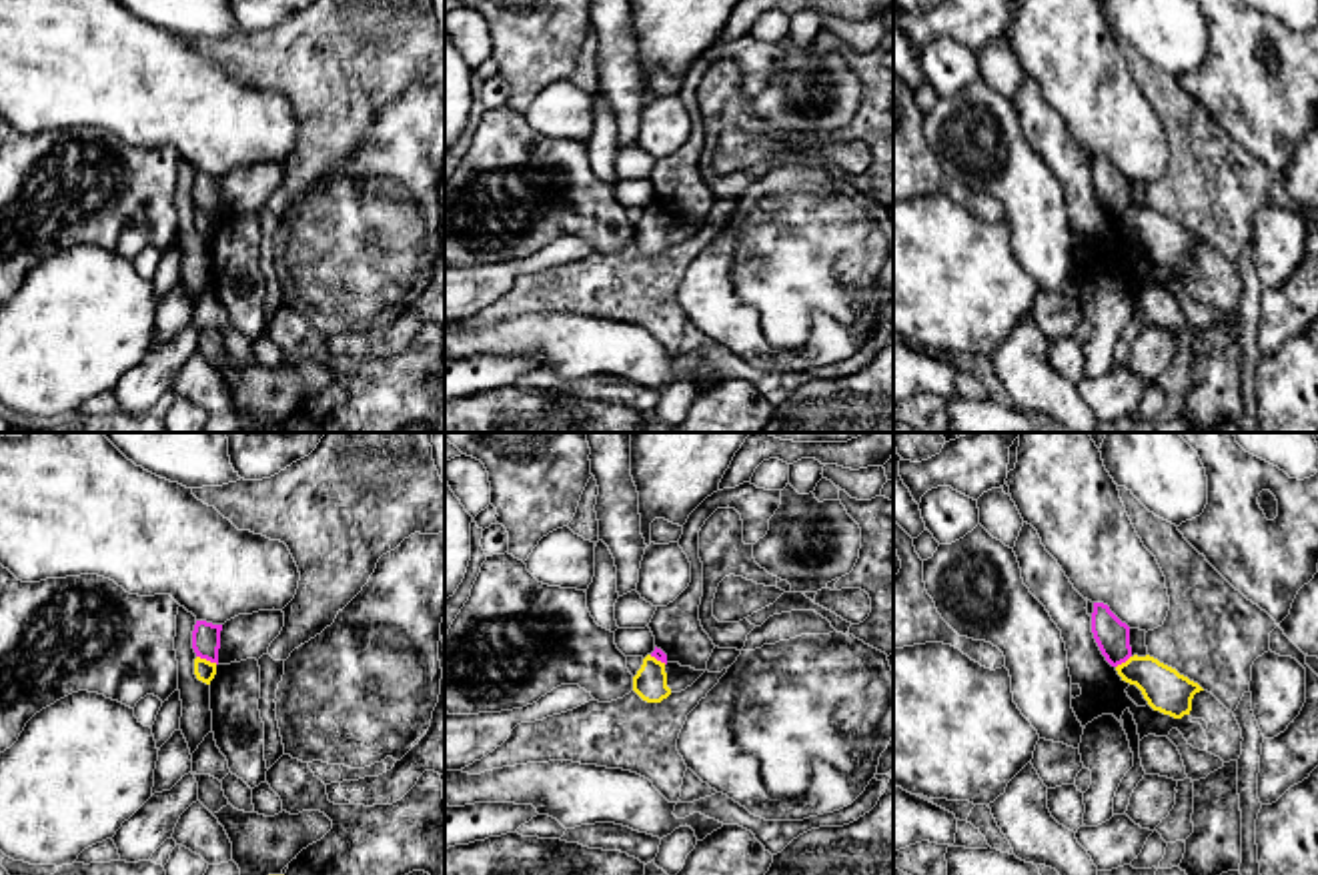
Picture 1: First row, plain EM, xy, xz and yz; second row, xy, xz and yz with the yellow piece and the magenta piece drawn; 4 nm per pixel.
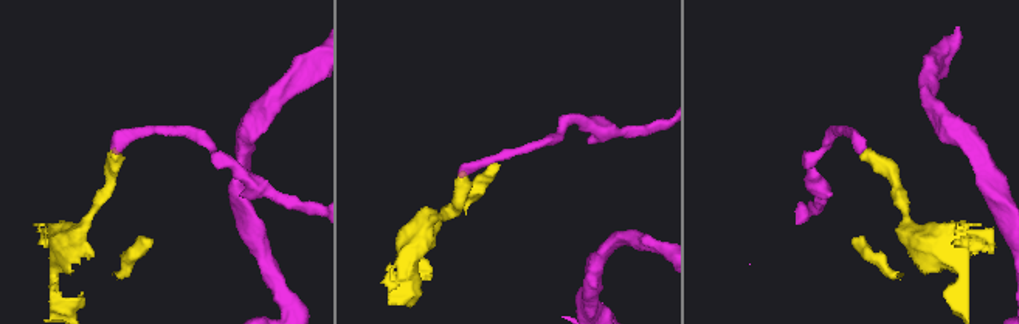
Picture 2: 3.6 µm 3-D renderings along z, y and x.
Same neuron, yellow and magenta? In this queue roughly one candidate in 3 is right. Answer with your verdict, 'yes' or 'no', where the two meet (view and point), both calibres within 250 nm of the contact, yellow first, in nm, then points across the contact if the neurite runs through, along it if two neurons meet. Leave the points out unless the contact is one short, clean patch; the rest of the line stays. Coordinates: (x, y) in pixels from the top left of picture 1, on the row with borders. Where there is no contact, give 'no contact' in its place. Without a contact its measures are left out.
no; contact xy (205, 659); calibres 90 and 110 nm; border xy (197, 655), (217, 663)

